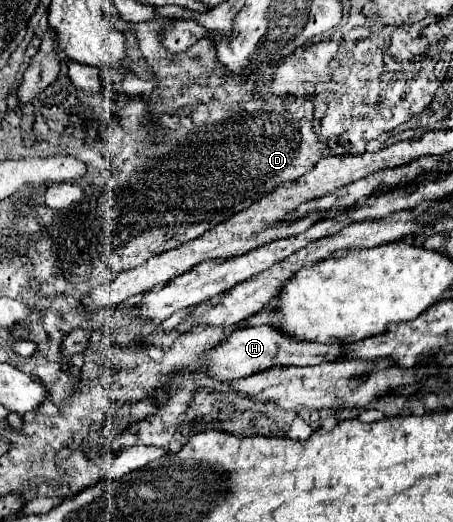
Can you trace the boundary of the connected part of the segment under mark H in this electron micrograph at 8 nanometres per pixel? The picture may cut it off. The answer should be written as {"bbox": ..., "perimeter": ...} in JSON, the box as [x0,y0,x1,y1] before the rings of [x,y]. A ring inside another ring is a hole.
{"bbox":[202,325,340,381],"perimeter":[[[270,325],[262,327],[242,327],[236,329],[226,341],[216,343],[206,351],[206,363],[202,365],[210,377],[218,381],[234,381],[240,377],[254,375],[274,365],[318,365],[324,361],[334,361],[340,353],[340,345],[320,345],[320,343],[298,343],[296,339],[286,339],[282,331],[274,331]]]}

